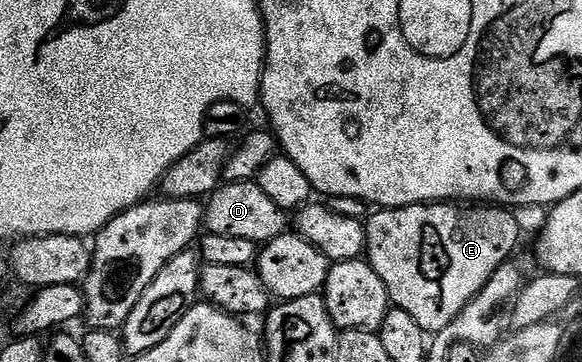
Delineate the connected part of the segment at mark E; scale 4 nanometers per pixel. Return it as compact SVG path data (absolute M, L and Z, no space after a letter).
M454 201L417 203L407 207L378 209L365 220L365 258L376 269L380 281L390 294L394 307L404 309L427 333L437 333L466 308L484 289L484 285L497 273L499 267L511 258L523 238L520 225L516 225L514 211L501 205L459 205Z

